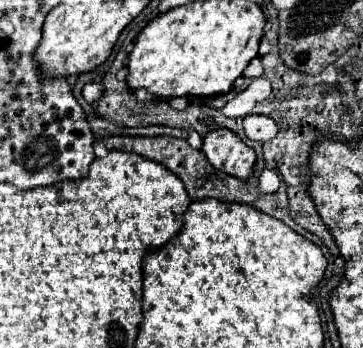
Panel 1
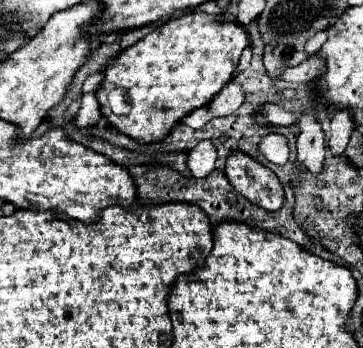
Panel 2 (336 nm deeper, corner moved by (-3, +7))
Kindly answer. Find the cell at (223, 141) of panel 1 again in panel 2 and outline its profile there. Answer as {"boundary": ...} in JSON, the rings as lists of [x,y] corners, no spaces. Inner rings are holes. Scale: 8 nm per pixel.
{"boundary":[[[240,151],[230,153],[224,173],[234,189],[258,207],[264,207],[268,211],[276,211],[282,207],[284,191],[278,177],[250,155]]]}

